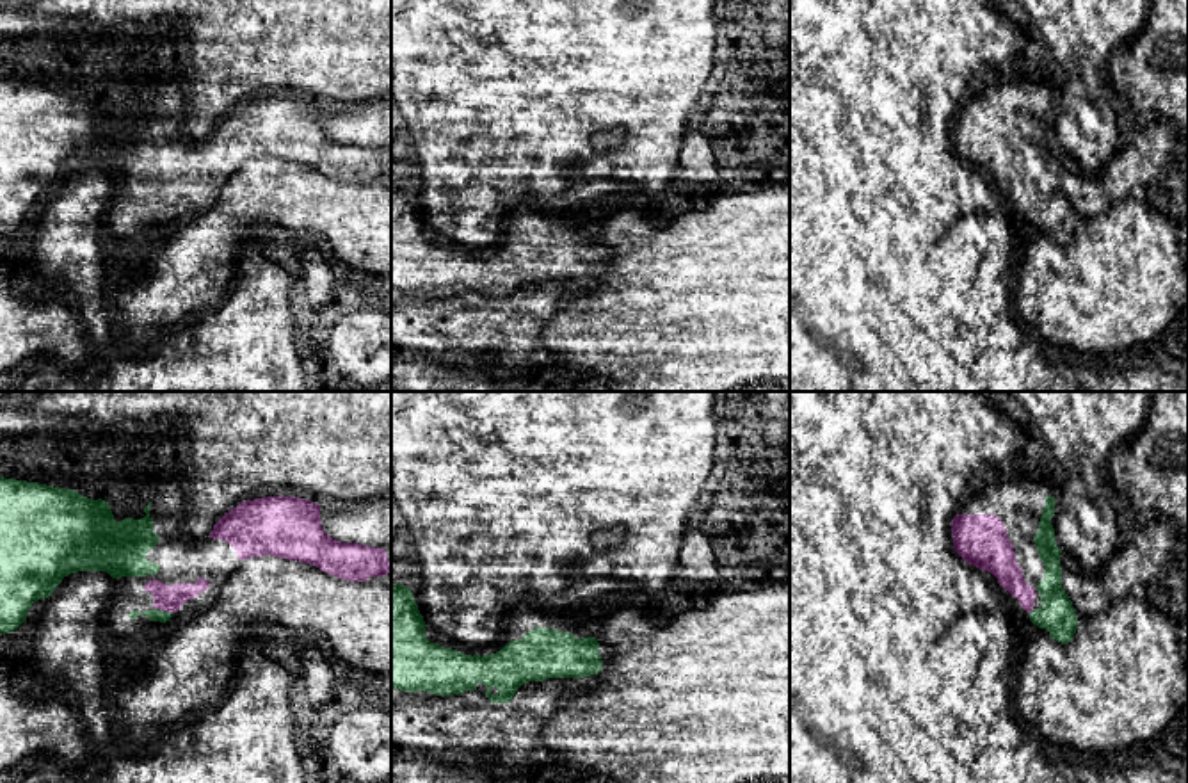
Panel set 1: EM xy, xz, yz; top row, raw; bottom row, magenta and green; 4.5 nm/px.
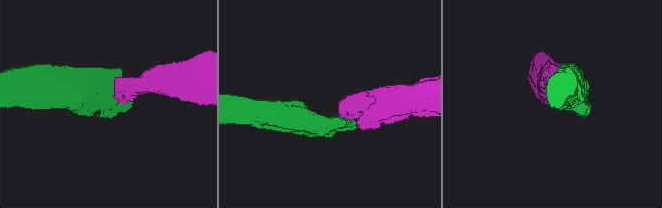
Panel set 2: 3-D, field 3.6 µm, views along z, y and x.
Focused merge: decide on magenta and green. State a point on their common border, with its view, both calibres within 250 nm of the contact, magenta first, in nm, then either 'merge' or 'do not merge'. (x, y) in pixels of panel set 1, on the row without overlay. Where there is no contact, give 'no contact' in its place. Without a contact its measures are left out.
xy (166, 212) | 120/60 nm | merge

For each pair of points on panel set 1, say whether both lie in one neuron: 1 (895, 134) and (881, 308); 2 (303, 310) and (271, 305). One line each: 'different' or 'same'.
1: same
2: different

